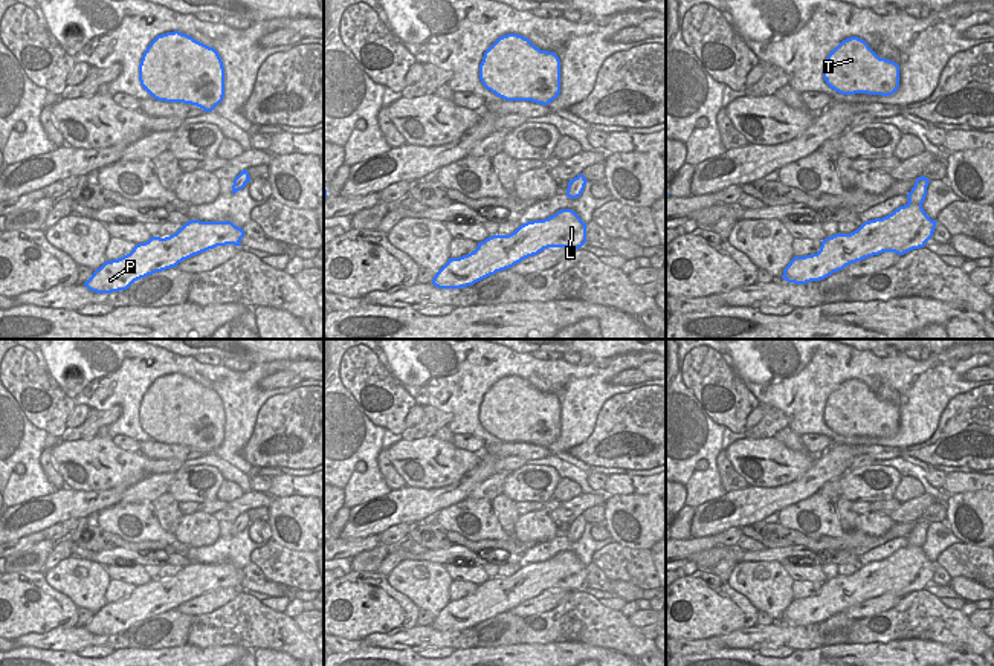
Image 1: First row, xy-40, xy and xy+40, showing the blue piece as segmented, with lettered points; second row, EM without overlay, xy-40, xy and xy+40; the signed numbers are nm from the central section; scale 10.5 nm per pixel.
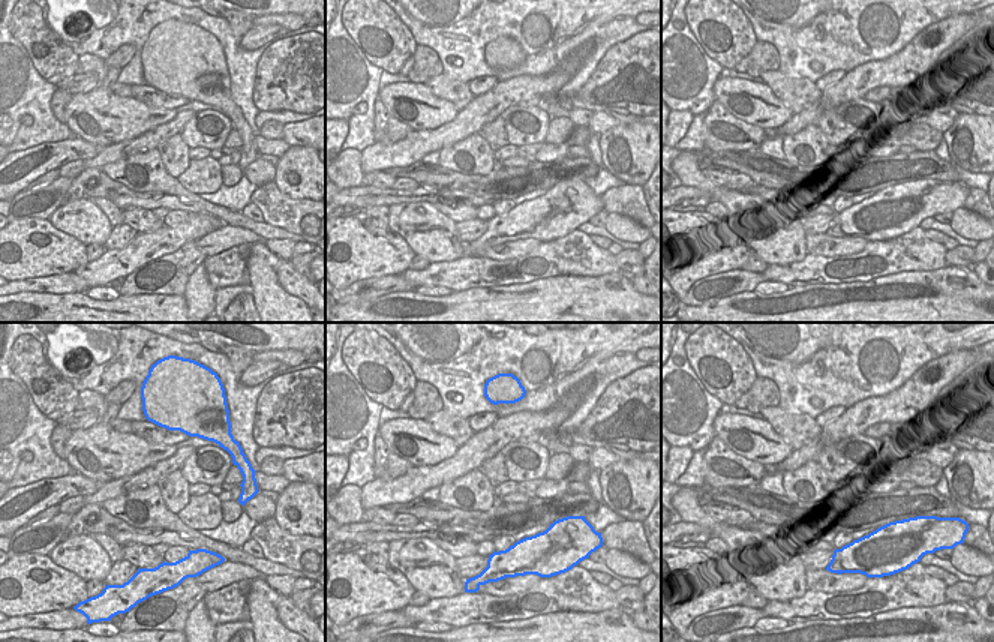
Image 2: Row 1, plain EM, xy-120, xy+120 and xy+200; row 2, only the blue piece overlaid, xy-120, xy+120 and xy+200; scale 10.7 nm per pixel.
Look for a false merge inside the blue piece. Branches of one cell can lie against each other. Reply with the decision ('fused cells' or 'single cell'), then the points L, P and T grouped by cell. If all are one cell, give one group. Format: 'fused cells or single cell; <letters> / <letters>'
single cell; L P T

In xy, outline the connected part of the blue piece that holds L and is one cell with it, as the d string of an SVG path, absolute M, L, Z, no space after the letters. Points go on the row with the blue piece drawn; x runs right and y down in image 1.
M560 209L548 218L527 221L508 235L492 235L467 255L449 258L432 284L438 289L473 286L544 249L579 249L585 243L586 223L573 209Z

